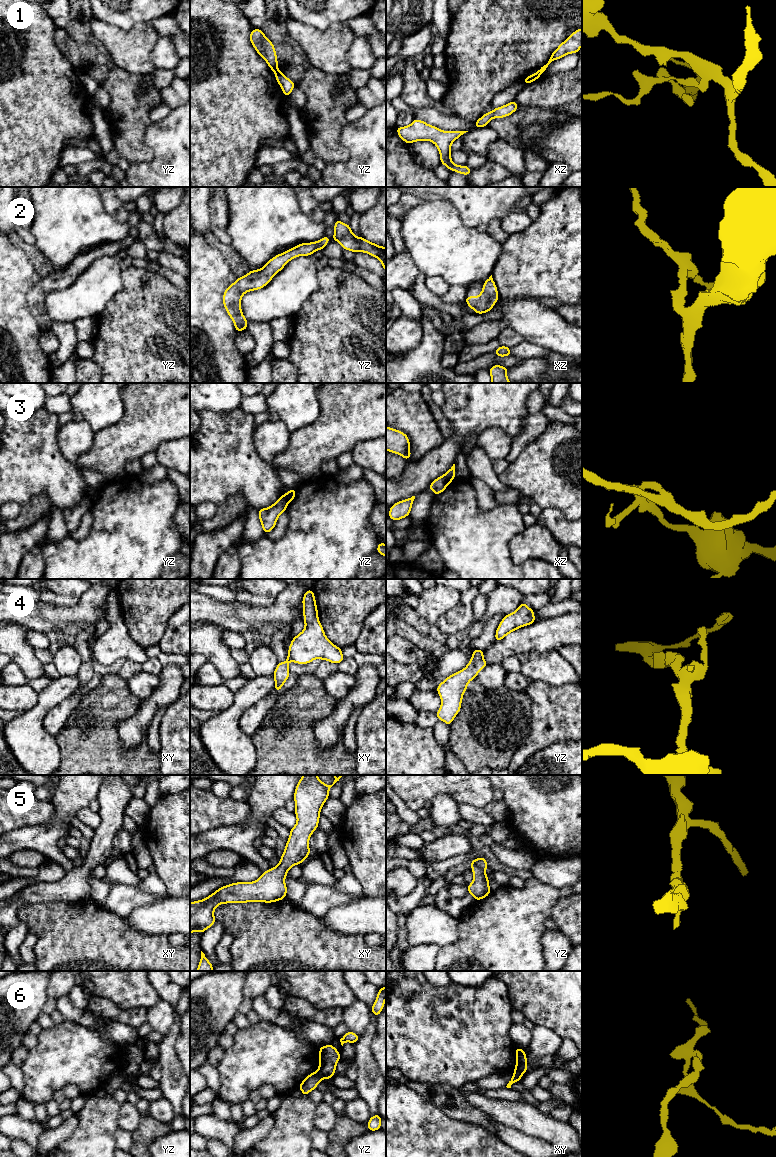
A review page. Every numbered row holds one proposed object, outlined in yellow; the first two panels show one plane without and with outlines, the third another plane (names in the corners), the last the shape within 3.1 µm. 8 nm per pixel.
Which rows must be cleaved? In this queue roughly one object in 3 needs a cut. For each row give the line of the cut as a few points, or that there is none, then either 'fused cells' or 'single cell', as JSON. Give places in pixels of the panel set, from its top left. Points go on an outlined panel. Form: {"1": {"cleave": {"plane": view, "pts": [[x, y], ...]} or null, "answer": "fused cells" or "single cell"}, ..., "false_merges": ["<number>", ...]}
{"1": {"cleave": {"plane": "xz", "pts": [[534, 73], [540, 74]]}, "answer": "fused cells"}, "2": {"cleave": null, "answer": "single cell"}, "3": {"cleave": {"plane": "yz", "pts": [[283, 495], [288, 502]]}, "answer": "fused cells"}, "4": {"cleave": null, "answer": "single cell"}, "5": {"cleave": null, "answer": "single cell"}, "6": {"cleave": {"plane": "yz", "pts": [[317, 1071], [323, 1078]]}, "answer": "fused cells"}, "false_merges": ["1", "3", "6"]}

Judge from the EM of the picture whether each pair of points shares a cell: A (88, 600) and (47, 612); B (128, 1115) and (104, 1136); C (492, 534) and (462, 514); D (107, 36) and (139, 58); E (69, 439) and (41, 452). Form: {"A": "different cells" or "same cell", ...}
{"A": "same cell", "B": "different cells", "C": "same cell", "D": "same cell", "E": "different cells"}

